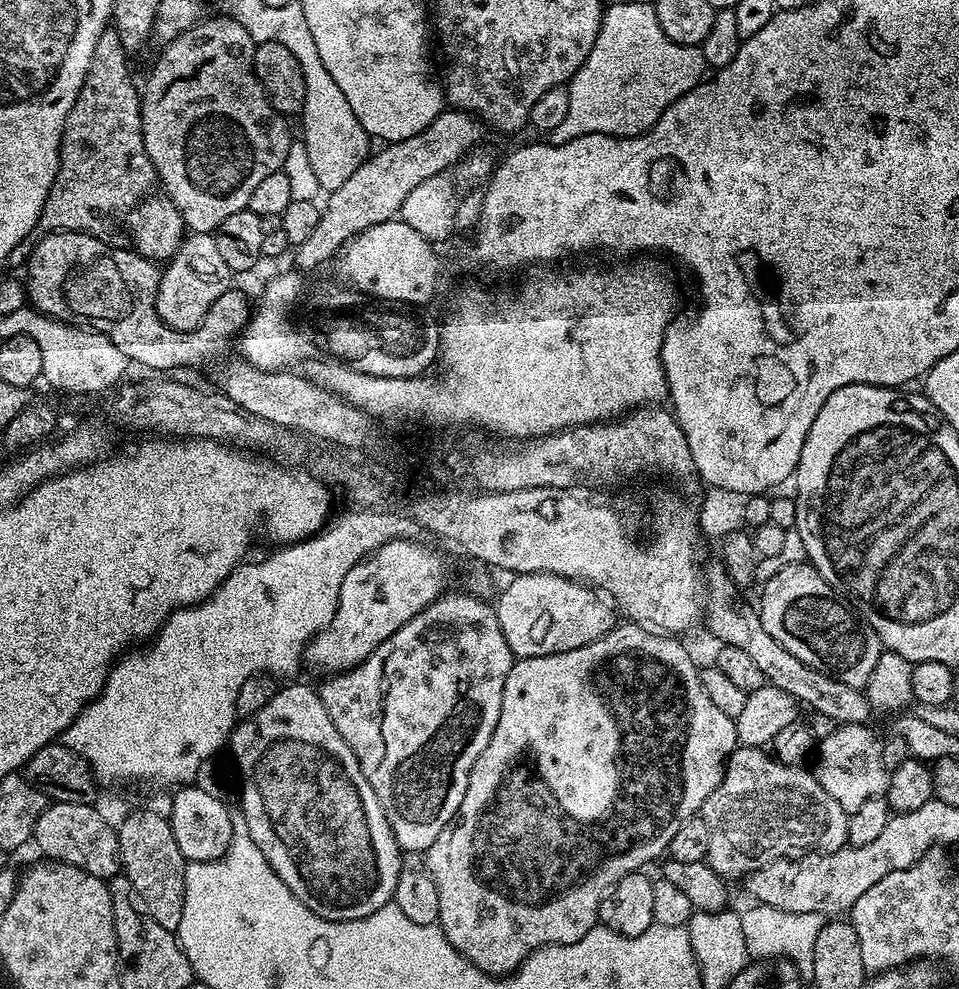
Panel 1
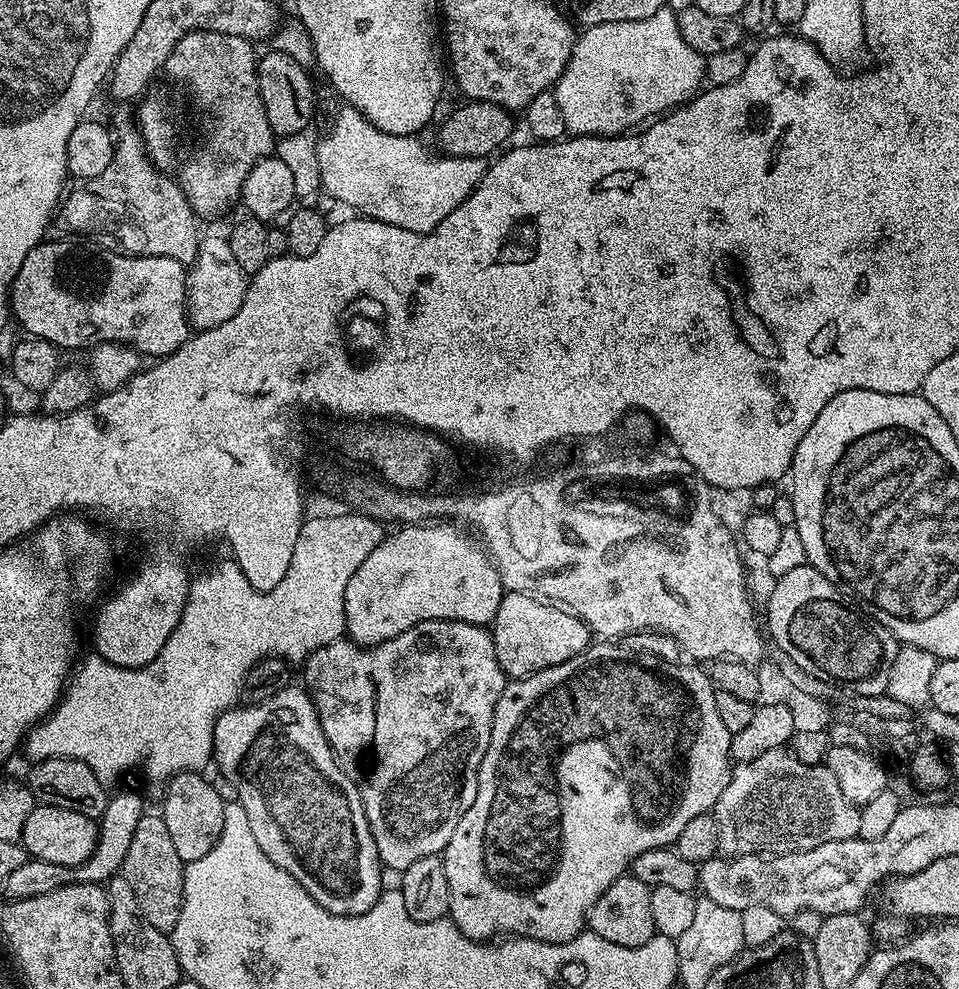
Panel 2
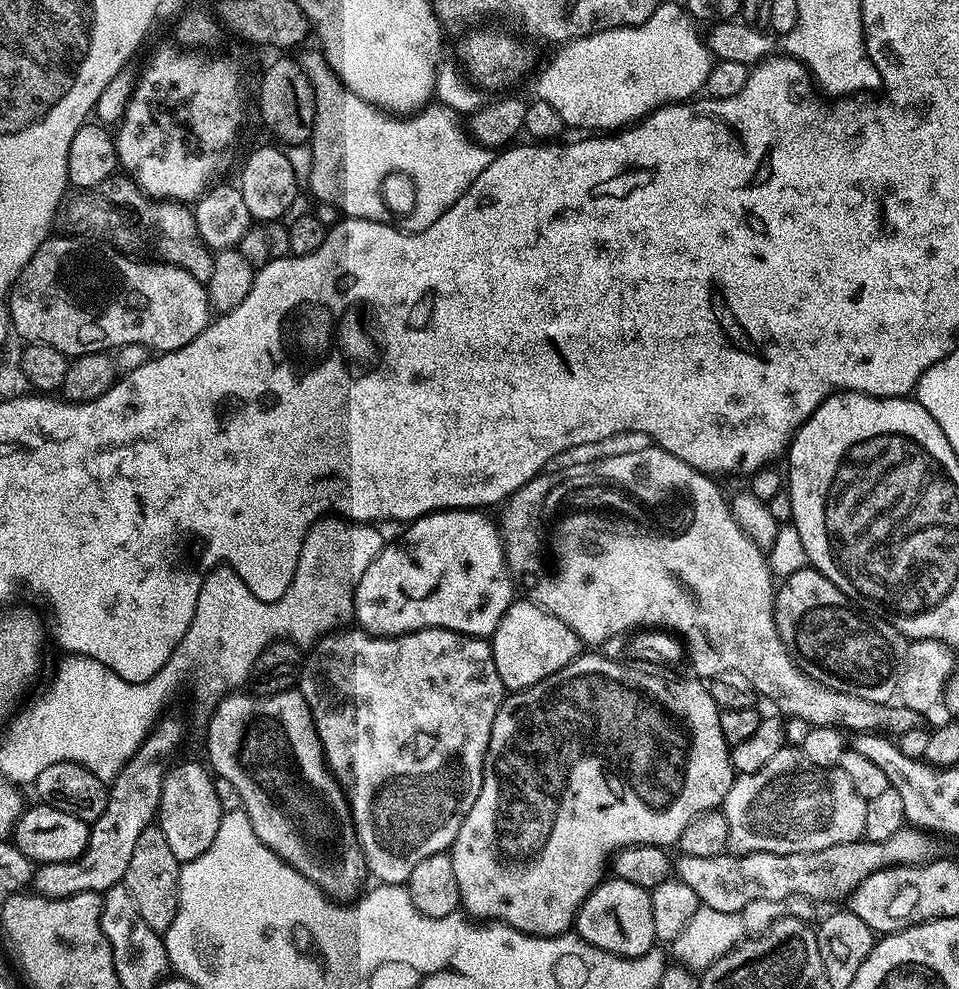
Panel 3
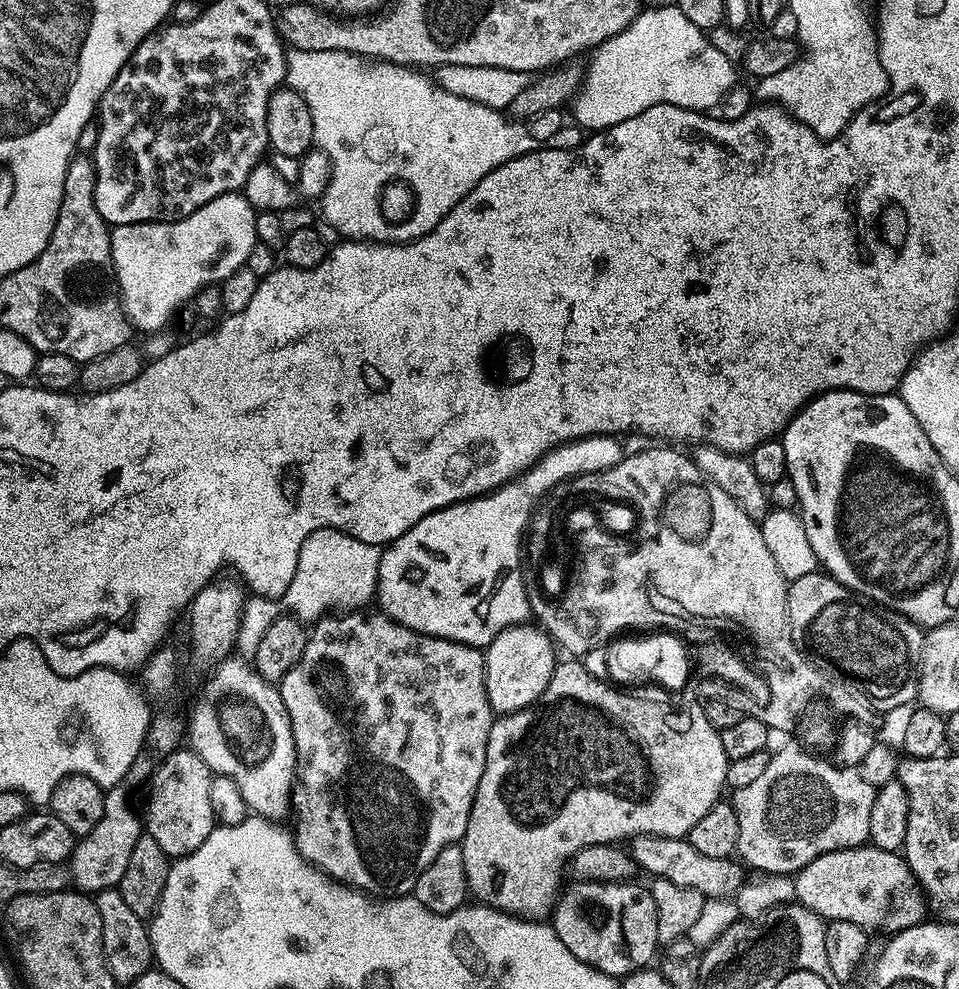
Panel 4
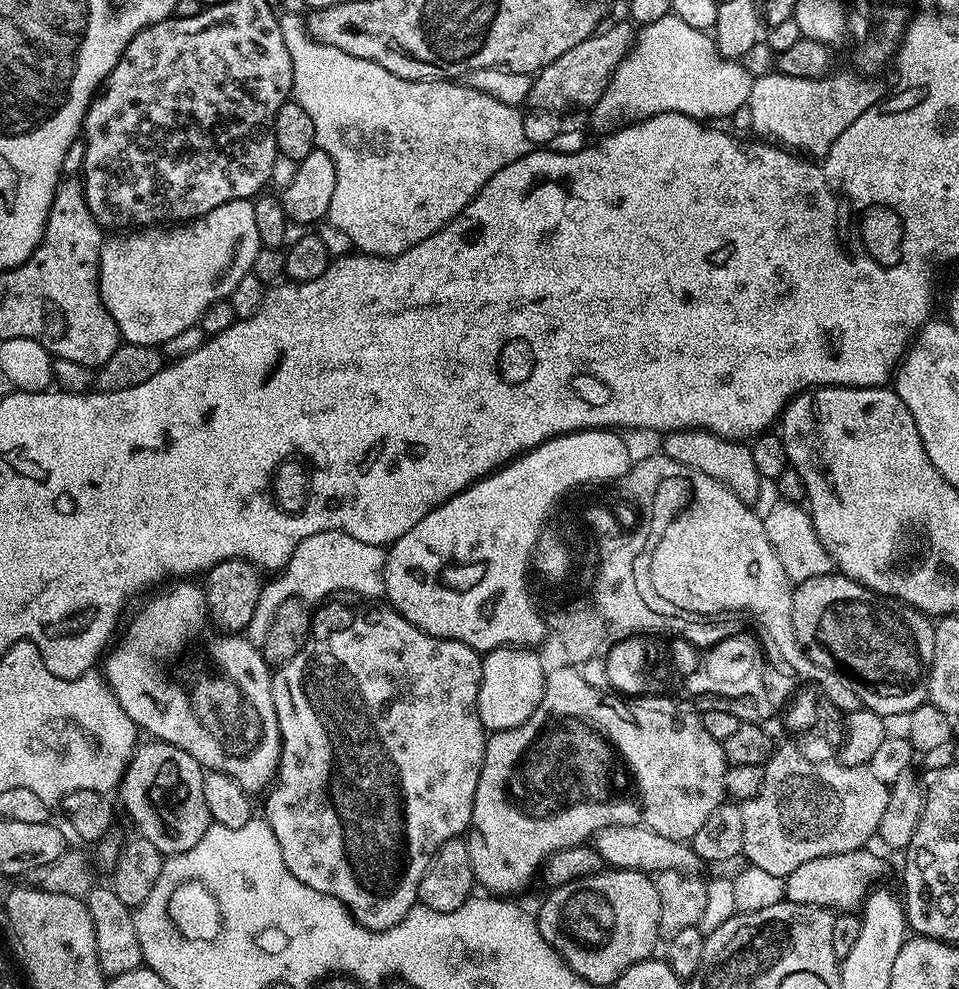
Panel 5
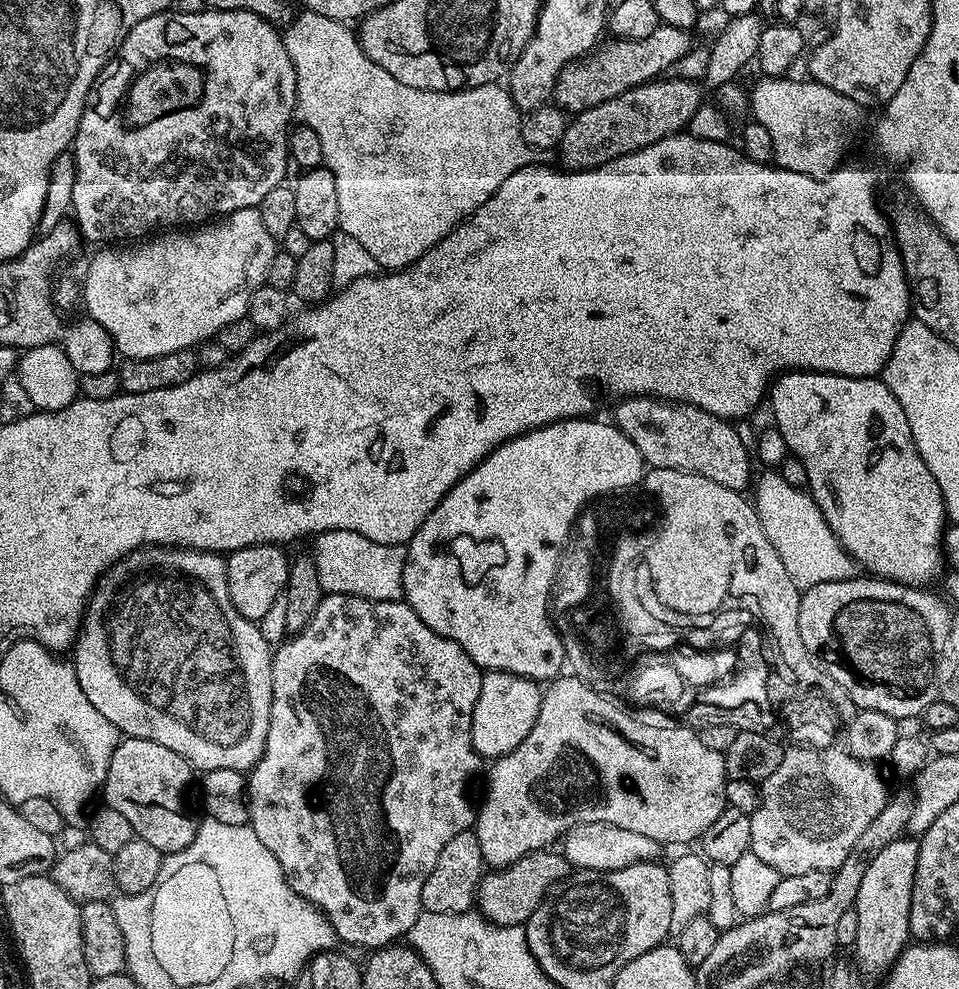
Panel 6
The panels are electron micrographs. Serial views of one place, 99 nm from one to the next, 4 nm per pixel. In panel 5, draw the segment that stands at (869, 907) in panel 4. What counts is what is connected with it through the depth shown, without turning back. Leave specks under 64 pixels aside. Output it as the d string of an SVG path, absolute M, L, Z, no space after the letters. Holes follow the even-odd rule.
M863 847L846 854L830 854L826 858L810 858L810 862L802 862L802 866L797 866L791 874L784 877L784 899L795 904L818 906L819 908L833 910L859 909L868 893L872 891L874 885L879 881L876 879L884 872L883 862L874 853L868 851L867 847Z

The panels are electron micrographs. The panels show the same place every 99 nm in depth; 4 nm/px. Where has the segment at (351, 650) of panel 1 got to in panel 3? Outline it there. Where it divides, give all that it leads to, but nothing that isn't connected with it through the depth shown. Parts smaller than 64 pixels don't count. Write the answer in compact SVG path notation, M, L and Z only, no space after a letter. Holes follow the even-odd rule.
M458 508L429 512L411 521L400 540L385 543L374 562L366 566L354 594L354 620L359 627L381 638L402 636L423 628L445 628L467 636L491 637L514 599L501 529L483 511Z

